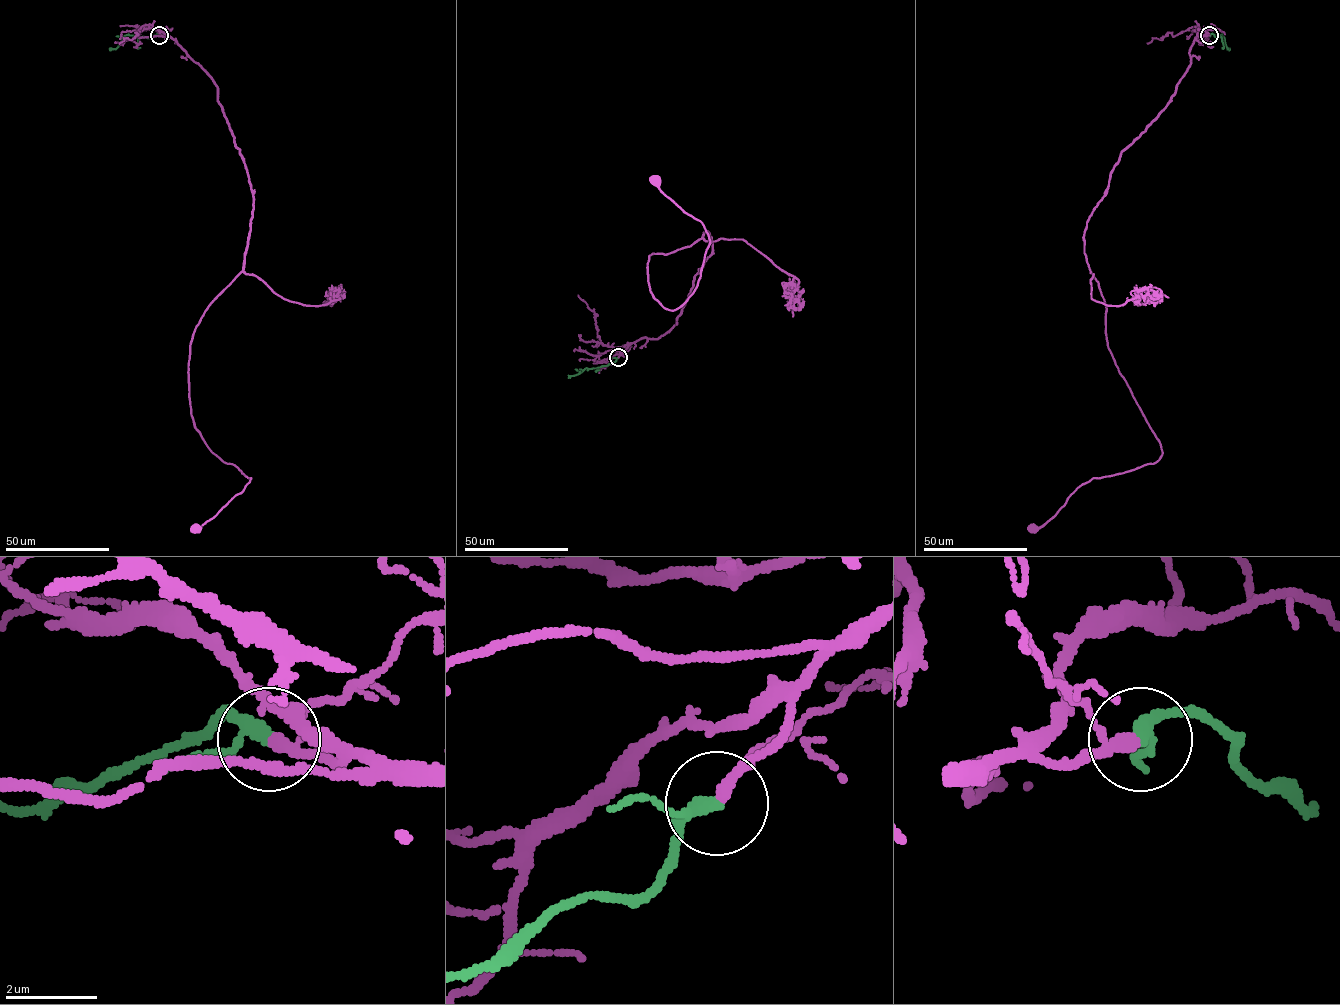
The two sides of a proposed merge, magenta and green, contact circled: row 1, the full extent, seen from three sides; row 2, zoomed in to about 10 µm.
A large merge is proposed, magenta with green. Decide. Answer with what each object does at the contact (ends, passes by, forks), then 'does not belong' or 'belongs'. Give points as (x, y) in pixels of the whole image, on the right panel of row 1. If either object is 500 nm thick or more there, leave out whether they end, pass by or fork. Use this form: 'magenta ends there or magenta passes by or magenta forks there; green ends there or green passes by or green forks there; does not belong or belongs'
magenta passes by; green passes by; belongs

